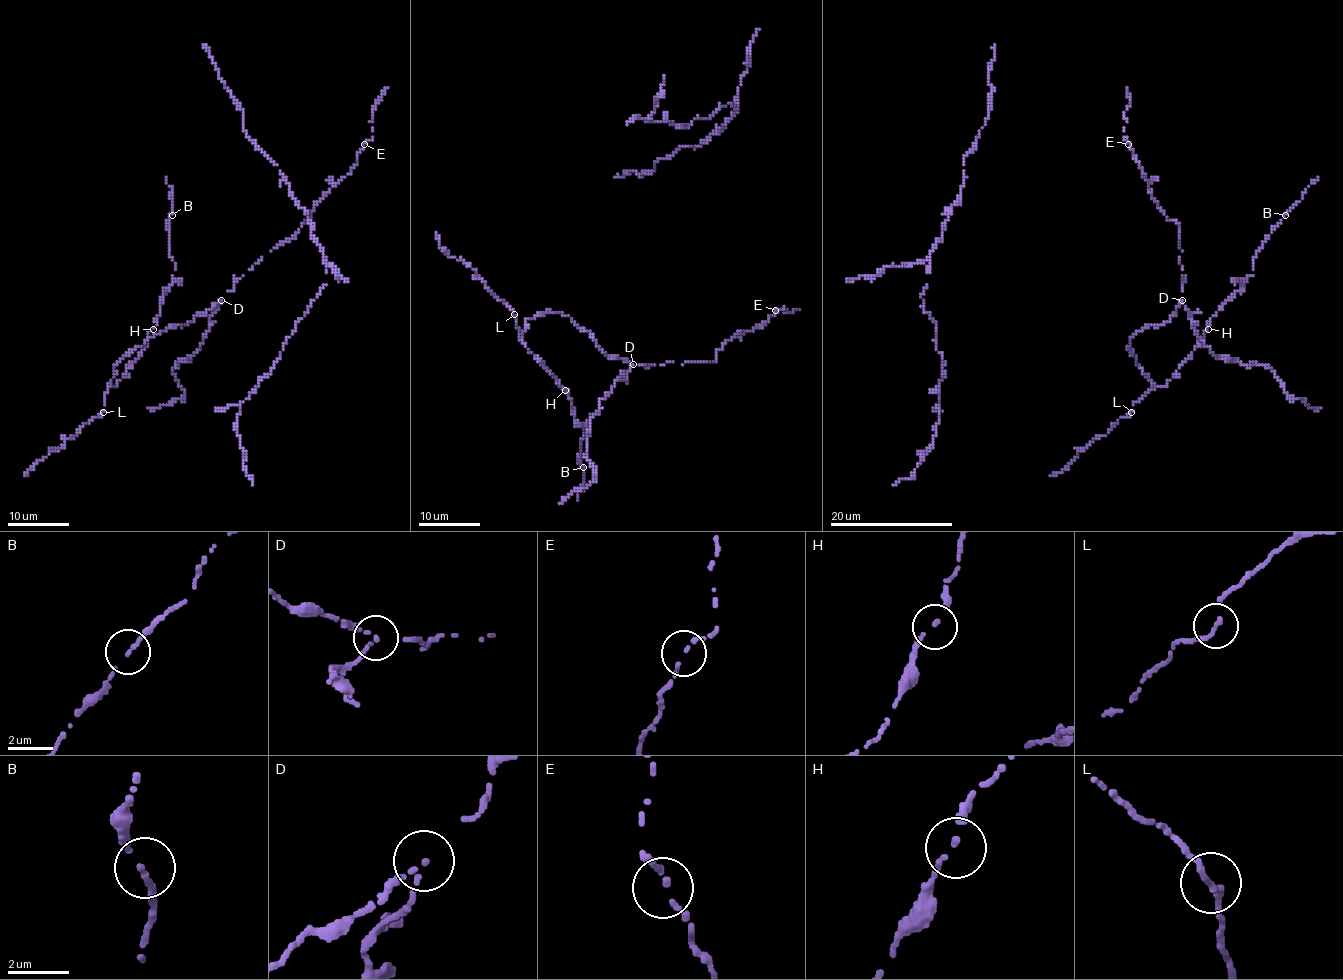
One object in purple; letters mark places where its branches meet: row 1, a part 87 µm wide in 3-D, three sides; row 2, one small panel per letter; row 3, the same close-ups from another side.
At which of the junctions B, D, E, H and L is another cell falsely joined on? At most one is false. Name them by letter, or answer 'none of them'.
D

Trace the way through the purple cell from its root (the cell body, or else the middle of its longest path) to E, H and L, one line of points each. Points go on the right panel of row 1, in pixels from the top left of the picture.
E: (1180, 262), (1180, 225), (1171, 221), (1158, 207), (1128, 144)
H: (1180, 262), (1183, 290), (1175, 313), (1160, 326), (1134, 333), (1131, 353), (1149, 381), (1163, 387), (1208, 329)
L: (1180, 262), (1183, 290), (1175, 313), (1160, 326), (1143, 327), (1129, 342), (1135, 362), (1152, 386), (1131, 412)

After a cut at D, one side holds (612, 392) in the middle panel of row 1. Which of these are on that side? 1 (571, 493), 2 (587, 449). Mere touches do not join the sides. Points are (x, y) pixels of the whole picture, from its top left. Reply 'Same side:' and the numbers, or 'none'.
Same side: 1, 2

